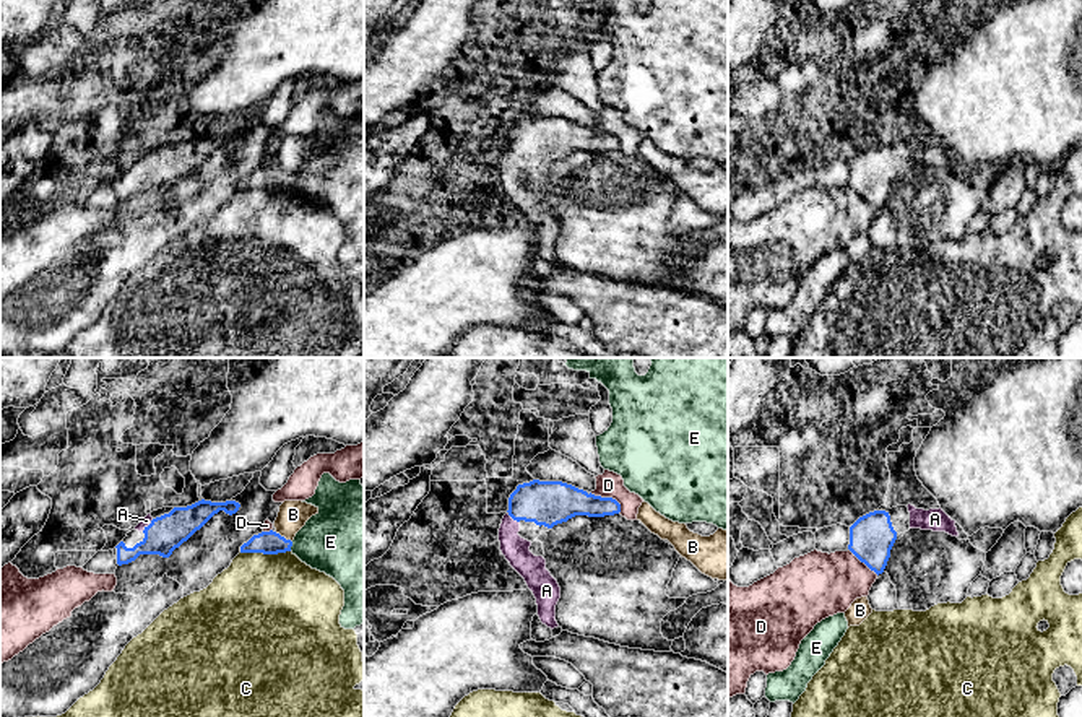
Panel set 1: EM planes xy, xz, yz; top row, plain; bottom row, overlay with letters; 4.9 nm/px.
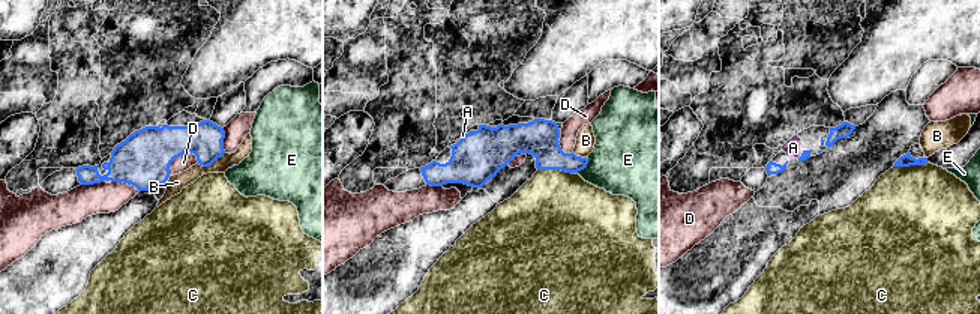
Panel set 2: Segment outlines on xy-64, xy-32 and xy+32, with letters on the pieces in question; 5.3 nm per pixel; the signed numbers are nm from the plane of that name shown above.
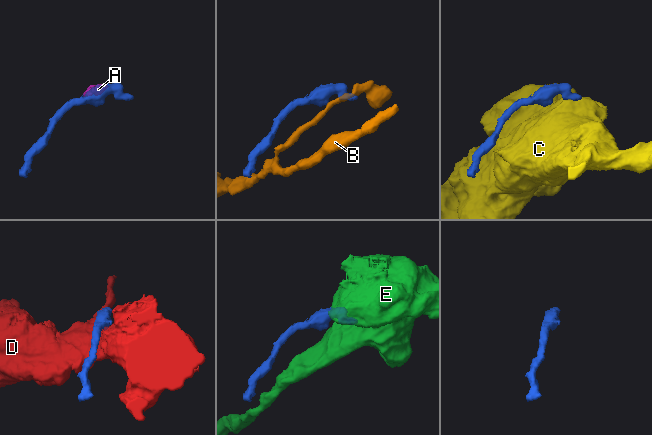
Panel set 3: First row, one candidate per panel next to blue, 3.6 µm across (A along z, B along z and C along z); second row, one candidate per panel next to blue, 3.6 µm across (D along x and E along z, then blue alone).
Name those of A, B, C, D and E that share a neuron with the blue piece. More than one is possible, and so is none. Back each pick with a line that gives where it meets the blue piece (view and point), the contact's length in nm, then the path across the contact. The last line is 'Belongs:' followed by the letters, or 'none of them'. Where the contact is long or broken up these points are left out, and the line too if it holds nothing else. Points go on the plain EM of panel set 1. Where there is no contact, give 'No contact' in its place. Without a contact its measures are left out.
A: Touches blue at xz (512, 153). Shared border 90 nm. Path across: xz (546, 139), (527, 139), (512, 153), (512, 181), (515, 184)
Belongs: A

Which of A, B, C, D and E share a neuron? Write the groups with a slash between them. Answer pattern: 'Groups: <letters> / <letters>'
Groups: A / B / C / D / E

